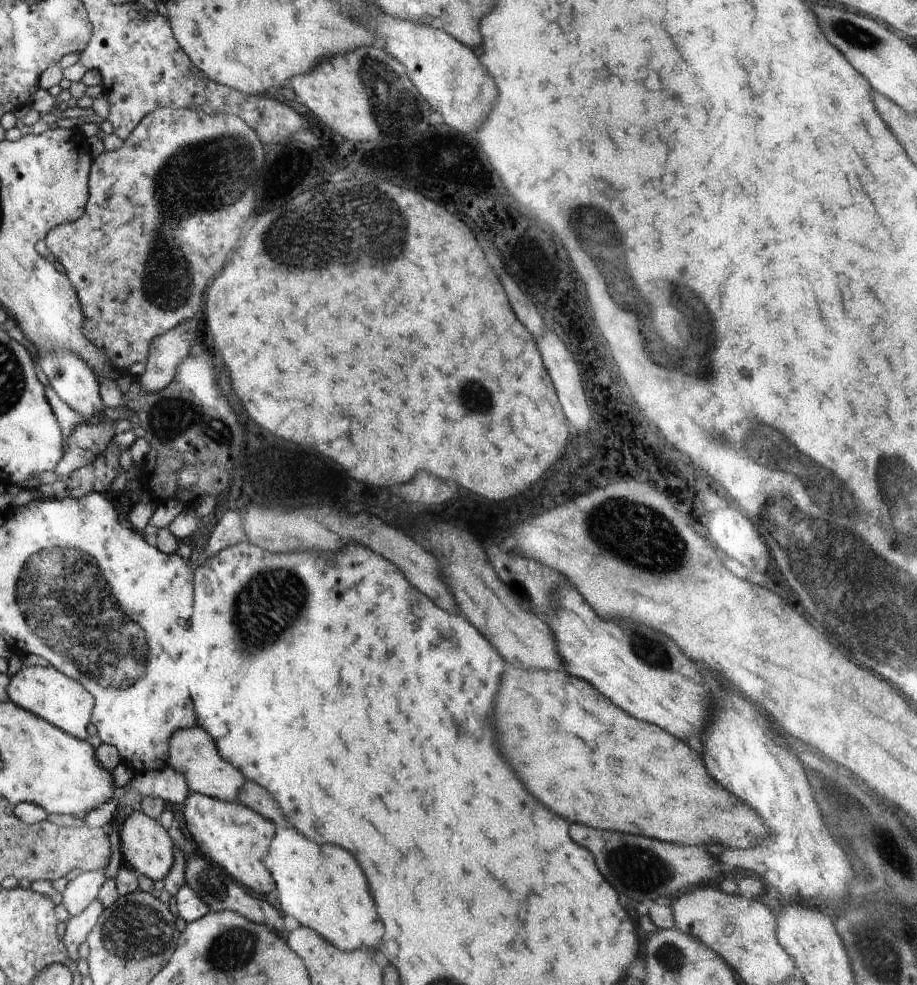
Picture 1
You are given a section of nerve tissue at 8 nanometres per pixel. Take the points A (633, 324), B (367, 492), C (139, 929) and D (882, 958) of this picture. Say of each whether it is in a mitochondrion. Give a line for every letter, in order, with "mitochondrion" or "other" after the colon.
A: mitochondrion
B: other
C: mitochondrion
D: mitochondrion

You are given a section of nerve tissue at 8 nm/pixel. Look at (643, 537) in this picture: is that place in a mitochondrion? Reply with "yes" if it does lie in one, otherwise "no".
yes

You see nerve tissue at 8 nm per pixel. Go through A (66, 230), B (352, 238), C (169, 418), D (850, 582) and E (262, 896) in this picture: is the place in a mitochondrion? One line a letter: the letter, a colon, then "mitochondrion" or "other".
A: other
B: mitochondrion
C: mitochondrion
D: mitochondrion
E: other

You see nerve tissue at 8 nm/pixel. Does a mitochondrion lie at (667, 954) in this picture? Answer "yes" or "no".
yes

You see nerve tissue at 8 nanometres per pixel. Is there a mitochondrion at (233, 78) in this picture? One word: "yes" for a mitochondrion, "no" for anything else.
no

